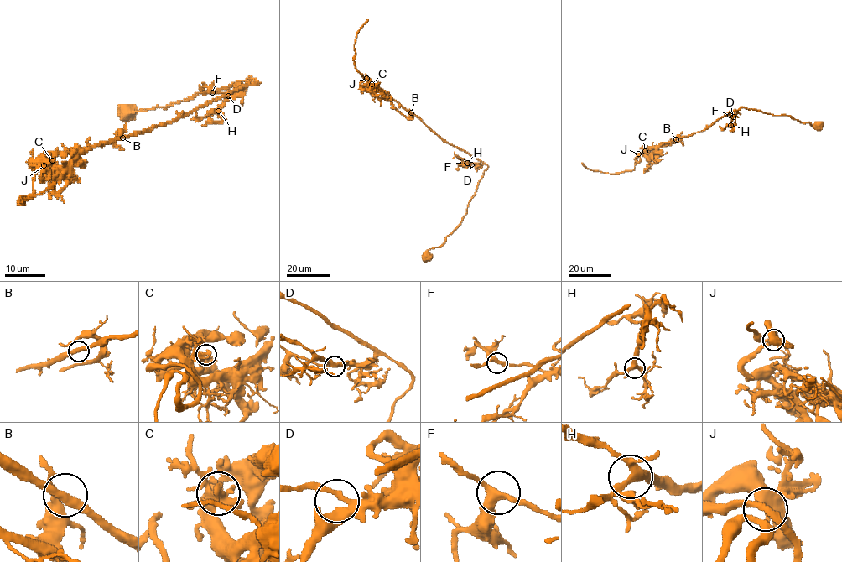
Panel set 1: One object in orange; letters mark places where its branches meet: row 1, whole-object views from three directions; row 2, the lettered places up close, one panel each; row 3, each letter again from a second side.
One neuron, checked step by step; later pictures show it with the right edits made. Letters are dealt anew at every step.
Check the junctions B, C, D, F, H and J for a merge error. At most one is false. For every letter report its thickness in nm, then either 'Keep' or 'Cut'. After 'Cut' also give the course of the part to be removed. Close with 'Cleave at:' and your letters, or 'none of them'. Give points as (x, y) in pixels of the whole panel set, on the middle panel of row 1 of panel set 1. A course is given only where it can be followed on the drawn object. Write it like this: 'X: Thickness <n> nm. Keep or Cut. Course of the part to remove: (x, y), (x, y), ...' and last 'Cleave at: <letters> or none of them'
B: Thickness 320 nm. Keep
C: Thickness 280 nm. Keep
D: Thickness 200 nm. Keep
F: Thickness 320 nm. Keep
H: Thickness 340 nm. Keep
J: Thickness 280 nm. Keep
Cleave at: none of them

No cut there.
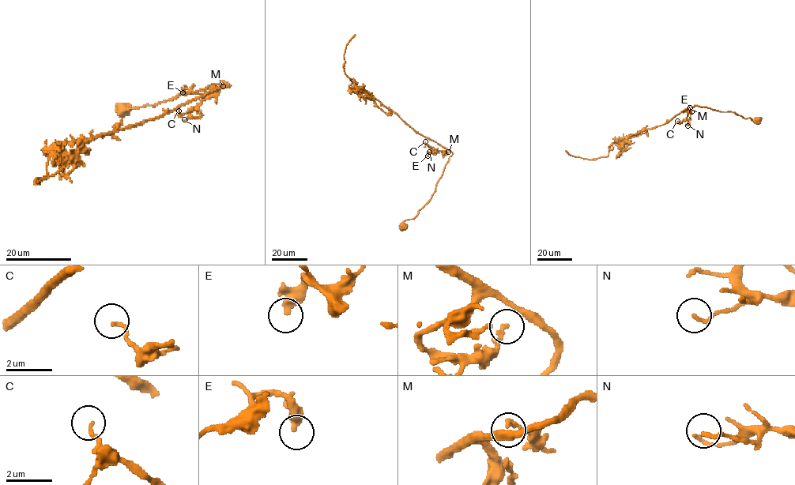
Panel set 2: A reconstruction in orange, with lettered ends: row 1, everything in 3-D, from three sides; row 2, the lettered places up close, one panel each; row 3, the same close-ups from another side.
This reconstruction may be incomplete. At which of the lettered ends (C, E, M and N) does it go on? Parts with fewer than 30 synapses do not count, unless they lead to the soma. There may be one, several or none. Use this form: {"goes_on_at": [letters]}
{"goes_on_at": []}

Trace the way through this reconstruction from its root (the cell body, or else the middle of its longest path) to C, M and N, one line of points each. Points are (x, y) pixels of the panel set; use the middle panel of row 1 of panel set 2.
C: (404, 227), (403, 222), (413, 219), (430, 199), (452, 153), (447, 149), (437, 151), (425, 141)
M: (404, 227), (403, 222), (413, 219), (430, 199), (452, 153), (447, 149), (442, 152), (446, 154), (448, 152)
N: (404, 227), (403, 222), (413, 219), (430, 199), (452, 153), (447, 149), (429, 152)

